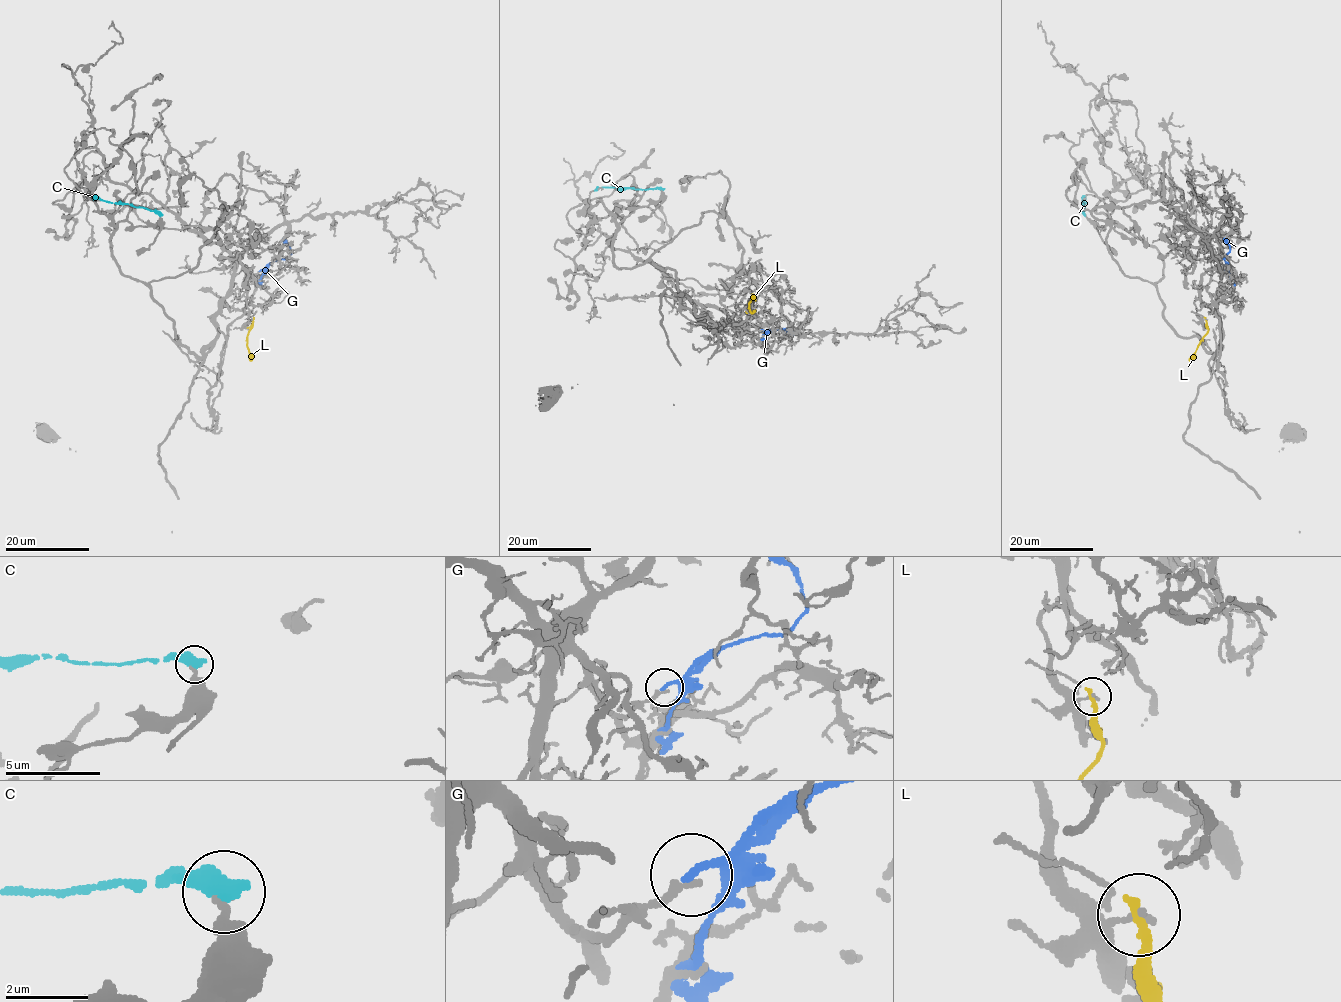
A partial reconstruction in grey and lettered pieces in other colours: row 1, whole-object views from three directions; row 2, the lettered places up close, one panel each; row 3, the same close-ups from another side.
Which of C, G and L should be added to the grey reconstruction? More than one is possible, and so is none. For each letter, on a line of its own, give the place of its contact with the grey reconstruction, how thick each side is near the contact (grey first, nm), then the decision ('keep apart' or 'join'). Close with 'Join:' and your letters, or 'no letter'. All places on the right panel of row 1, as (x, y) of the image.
C: (1084, 214) | 220/550 nm | keep apart
G: (1224, 270) | 190/200 nm | keep apart
L: (1206, 319) | 190/280 nm | keep apart
Join: no letter

